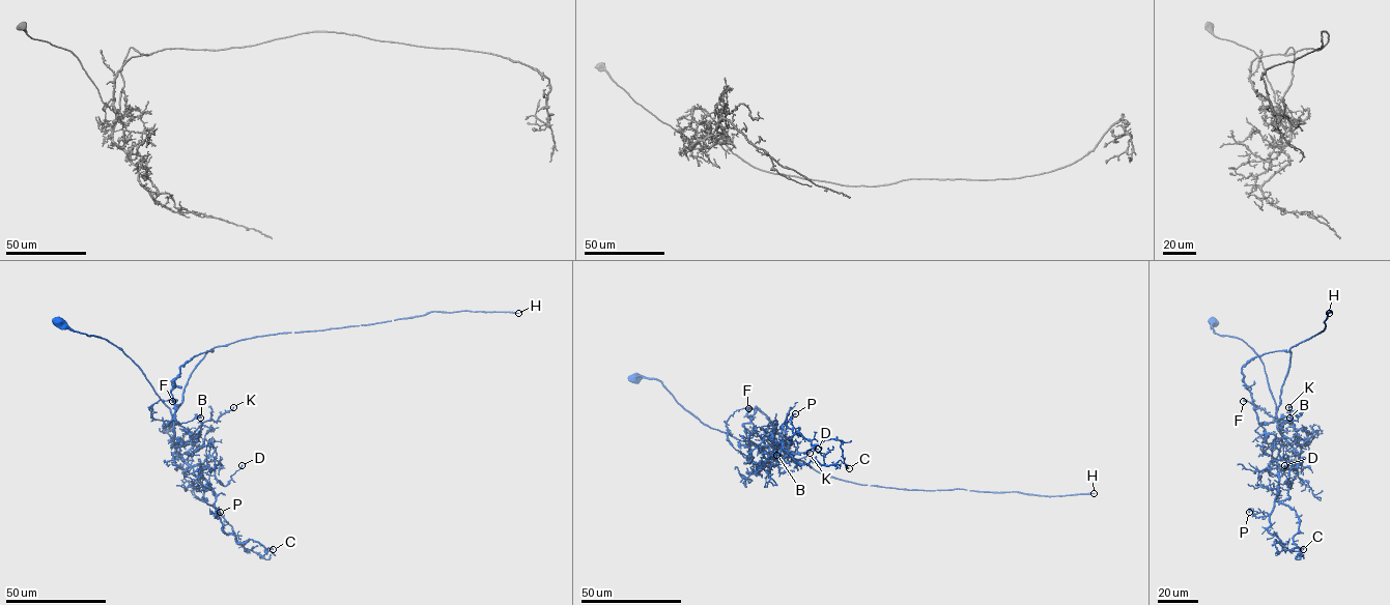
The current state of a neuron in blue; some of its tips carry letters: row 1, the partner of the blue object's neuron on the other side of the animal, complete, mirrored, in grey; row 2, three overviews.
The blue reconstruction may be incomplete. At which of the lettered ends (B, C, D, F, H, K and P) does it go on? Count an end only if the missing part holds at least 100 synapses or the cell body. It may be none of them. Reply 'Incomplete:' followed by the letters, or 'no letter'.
Incomplete: H

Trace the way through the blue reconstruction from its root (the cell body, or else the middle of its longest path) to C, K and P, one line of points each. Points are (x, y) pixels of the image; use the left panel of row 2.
C: (57, 320), (107, 339), (138, 367), (169, 408), (177, 454), (200, 465), (222, 530), (273, 549)
K: (57, 320), (107, 339), (138, 367), (169, 408), (179, 454), (204, 422), (233, 407)
P: (57, 320), (107, 339), (138, 367), (169, 408), (177, 454), (200, 465), (216, 517), (220, 512)

